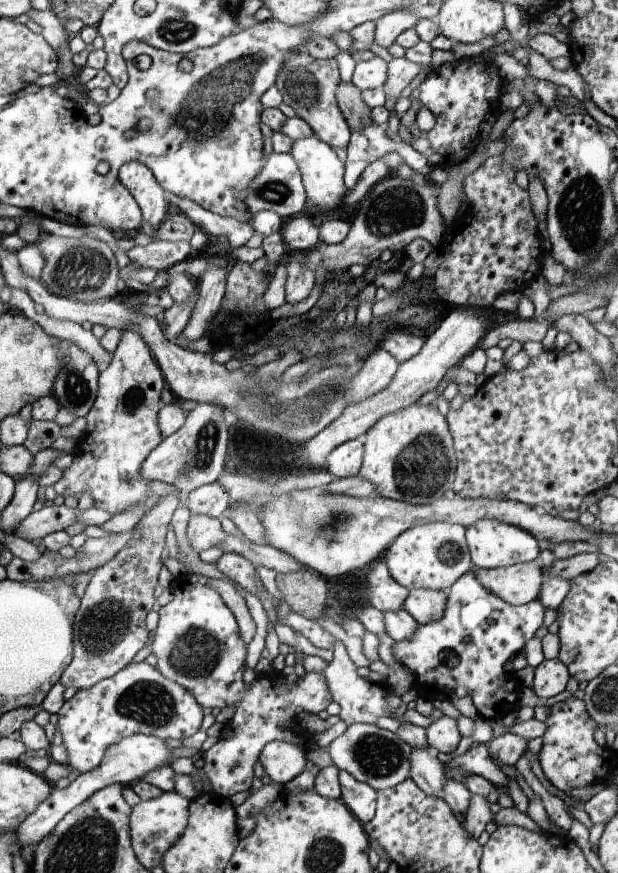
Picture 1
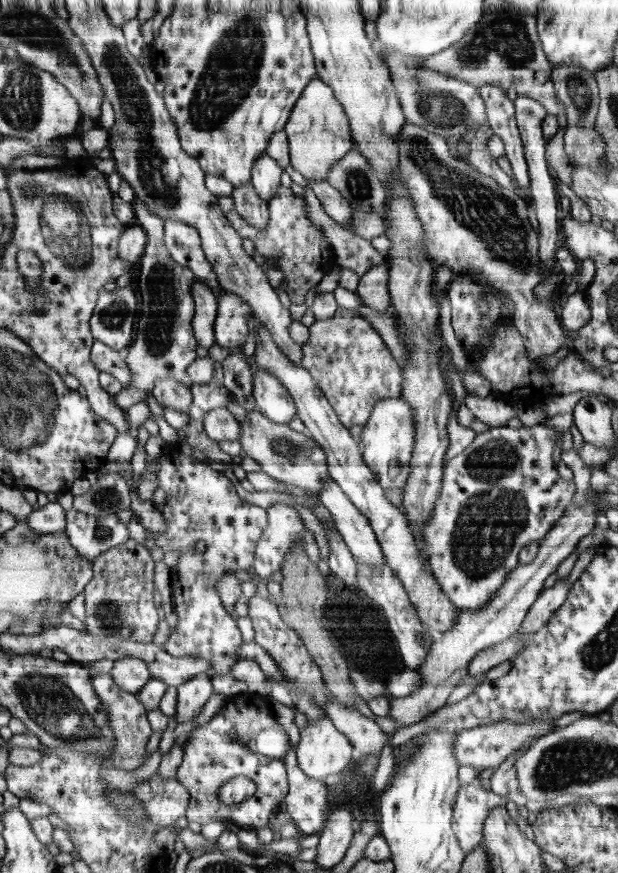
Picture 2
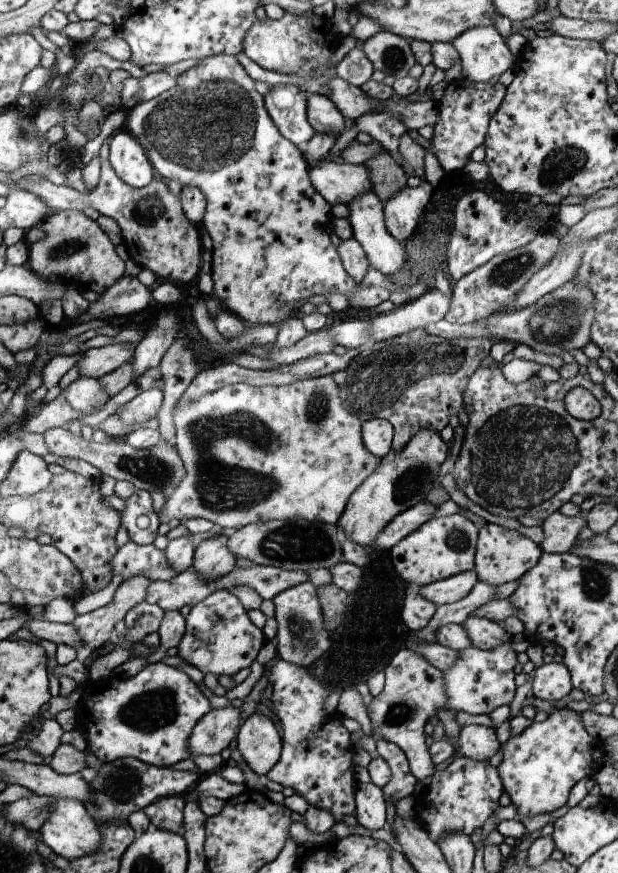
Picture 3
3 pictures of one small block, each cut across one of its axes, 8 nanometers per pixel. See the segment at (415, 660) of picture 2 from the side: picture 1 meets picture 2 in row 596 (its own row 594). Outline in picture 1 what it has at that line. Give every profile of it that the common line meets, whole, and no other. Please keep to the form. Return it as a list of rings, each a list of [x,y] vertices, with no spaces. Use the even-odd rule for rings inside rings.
[[[384,560],[372,564],[372,571],[368,576],[372,606],[383,613],[395,613],[404,609],[410,591],[392,578]]]

